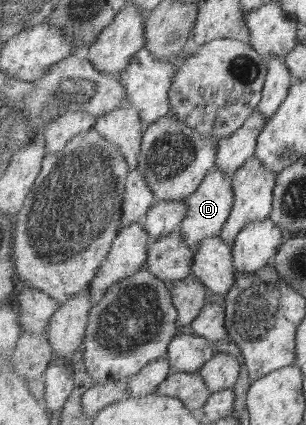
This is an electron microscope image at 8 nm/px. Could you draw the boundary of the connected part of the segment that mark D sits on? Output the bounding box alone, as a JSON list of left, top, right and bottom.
[181,167,235,252]

